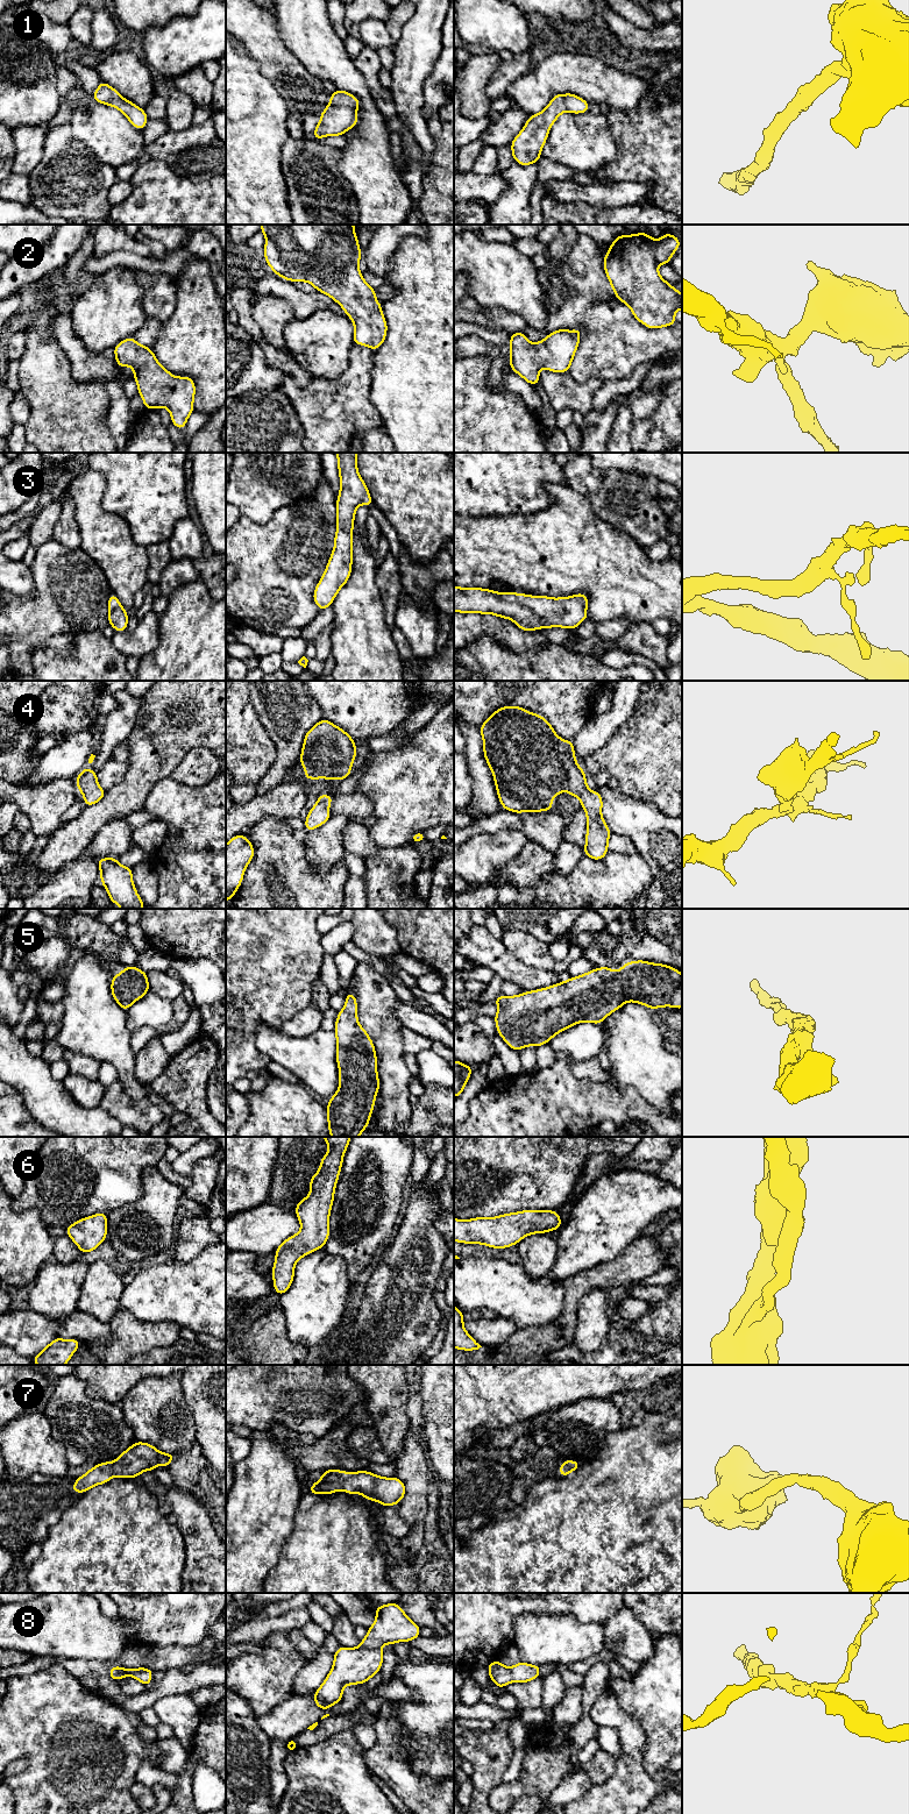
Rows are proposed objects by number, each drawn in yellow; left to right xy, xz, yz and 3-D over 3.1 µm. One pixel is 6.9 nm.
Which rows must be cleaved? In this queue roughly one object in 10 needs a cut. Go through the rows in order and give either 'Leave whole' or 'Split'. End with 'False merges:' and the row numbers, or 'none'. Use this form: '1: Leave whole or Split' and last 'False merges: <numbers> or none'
1: Leave whole
2: Leave whole
3: Leave whole
4: Leave whole
5: Leave whole
6: Leave whole
7: Leave whole
8: Leave whole
False merges: none

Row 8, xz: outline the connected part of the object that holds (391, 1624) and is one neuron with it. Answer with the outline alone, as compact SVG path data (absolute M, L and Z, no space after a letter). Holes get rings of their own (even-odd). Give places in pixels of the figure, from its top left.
M388 1603L375 1608L376 1619L358 1648L340 1646L334 1652L333 1667L322 1685L314 1691L314 1703L328 1709L342 1700L346 1685L365 1684L381 1671L384 1644L410 1642L420 1636L420 1627L409 1619L402 1607Z

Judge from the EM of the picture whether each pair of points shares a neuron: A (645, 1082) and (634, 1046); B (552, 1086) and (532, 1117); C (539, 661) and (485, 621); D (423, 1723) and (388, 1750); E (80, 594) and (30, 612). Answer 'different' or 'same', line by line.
A: same
B: same
C: different
D: different
E: same

